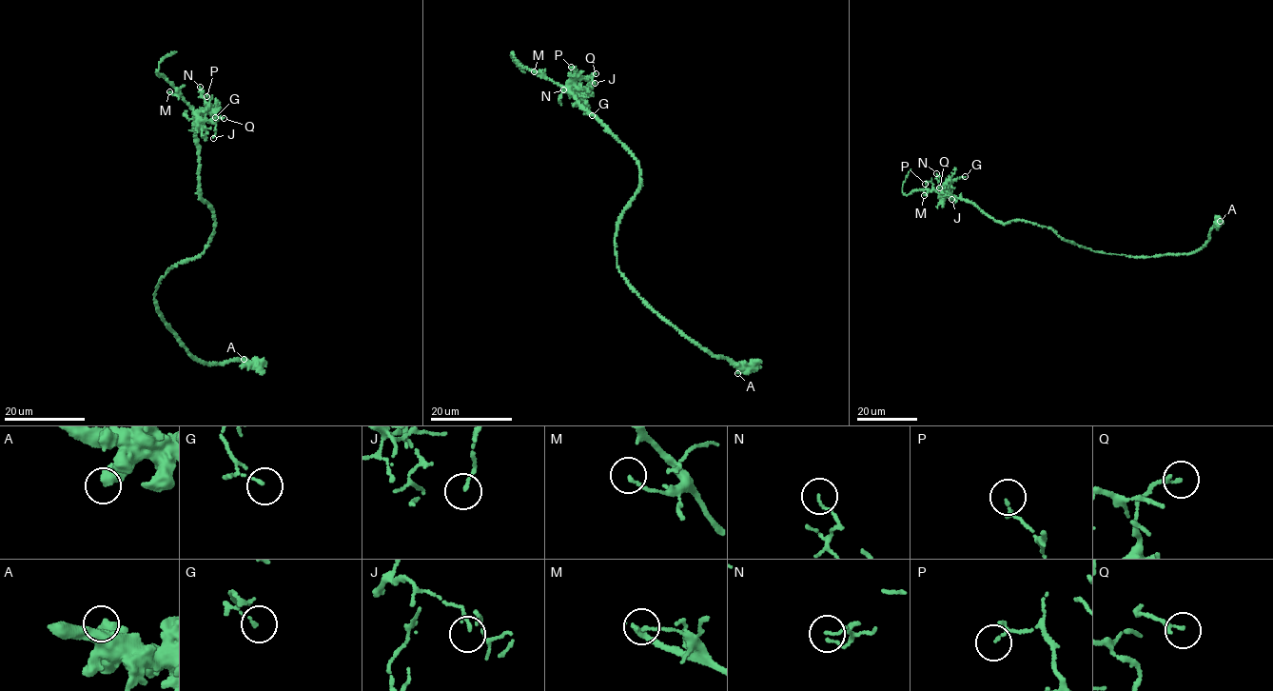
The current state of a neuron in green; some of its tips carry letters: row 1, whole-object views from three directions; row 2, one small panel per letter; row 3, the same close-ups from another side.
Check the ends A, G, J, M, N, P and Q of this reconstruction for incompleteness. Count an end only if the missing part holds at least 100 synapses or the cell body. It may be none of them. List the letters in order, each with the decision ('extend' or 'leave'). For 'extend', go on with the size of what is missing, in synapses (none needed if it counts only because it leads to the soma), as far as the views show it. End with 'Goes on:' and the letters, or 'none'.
A: leave
G: leave
J: leave
M: leave
N: leave
P: leave
Q: leave
Goes on: none

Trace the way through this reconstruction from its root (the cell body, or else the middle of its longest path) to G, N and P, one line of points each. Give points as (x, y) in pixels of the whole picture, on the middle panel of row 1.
G: (638, 188), (640, 168), (633, 153), (584, 108), (569, 88), (583, 96), (584, 109), (592, 115)
N: (638, 188), (640, 168), (633, 153), (597, 116), (584, 108), (570, 92), (569, 88), (575, 87), (563, 89)
P: (638, 188), (638, 161), (570, 92), (571, 81), (577, 75), (571, 67)

